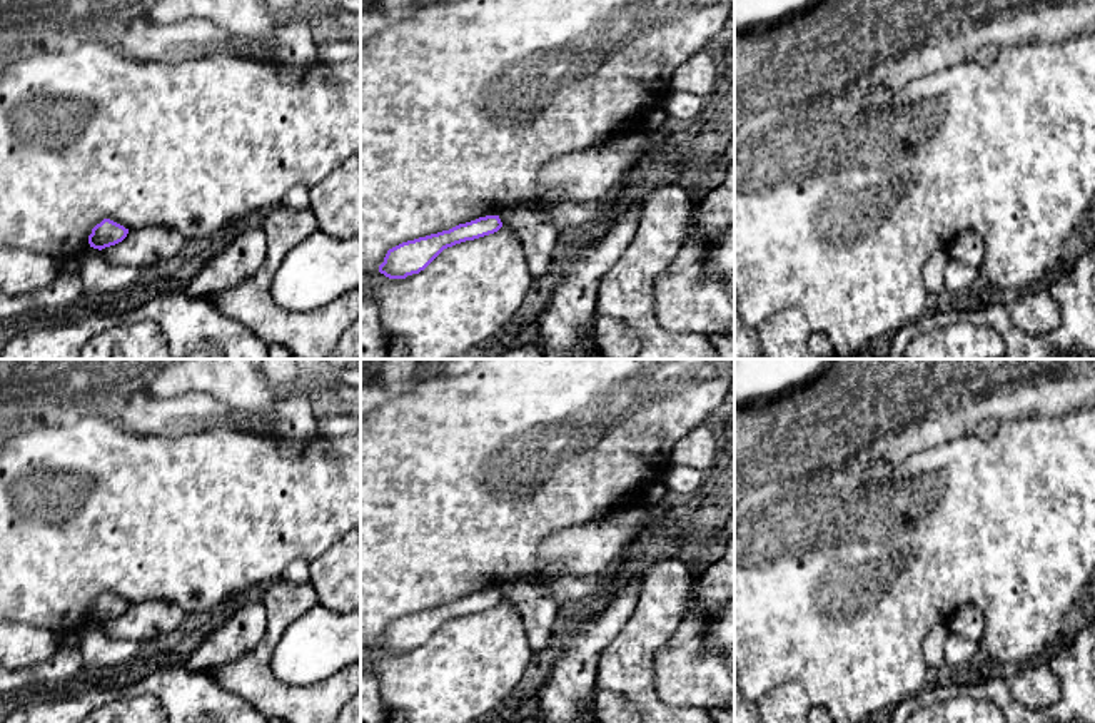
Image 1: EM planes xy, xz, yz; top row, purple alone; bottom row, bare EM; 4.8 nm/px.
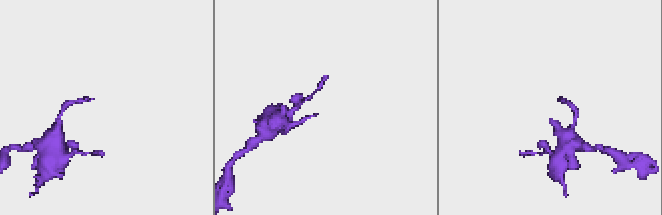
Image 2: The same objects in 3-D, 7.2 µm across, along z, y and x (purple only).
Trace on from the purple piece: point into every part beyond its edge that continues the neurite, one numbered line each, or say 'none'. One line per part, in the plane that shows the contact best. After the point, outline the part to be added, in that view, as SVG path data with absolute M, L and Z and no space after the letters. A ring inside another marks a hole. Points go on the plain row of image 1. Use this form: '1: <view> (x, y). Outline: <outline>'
none

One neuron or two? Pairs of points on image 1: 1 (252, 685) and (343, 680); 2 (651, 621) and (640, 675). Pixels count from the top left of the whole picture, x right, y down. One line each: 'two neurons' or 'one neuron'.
1: one neuron
2: one neuron

